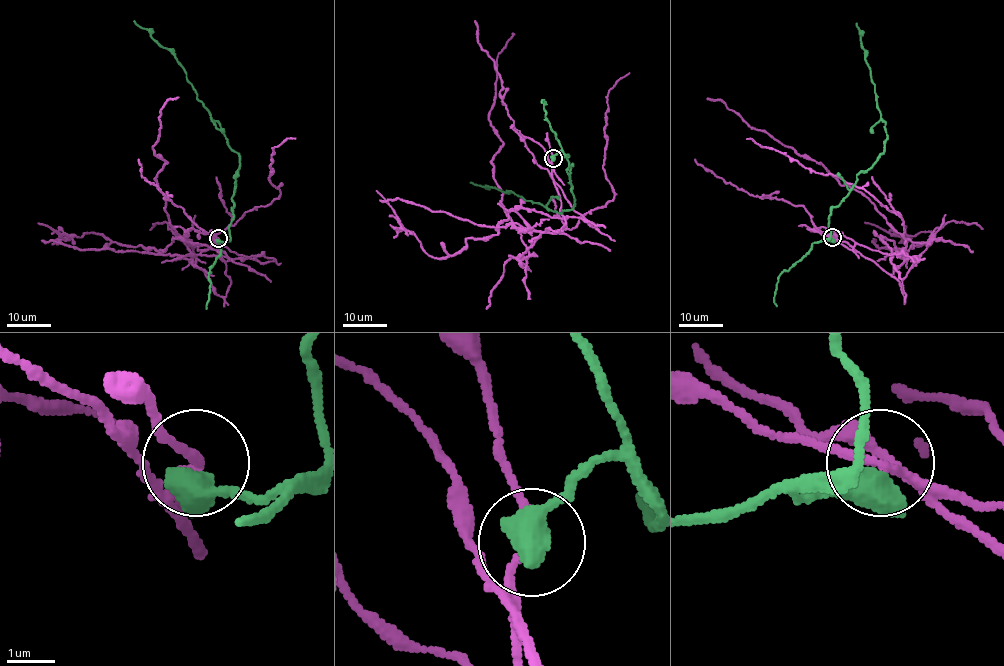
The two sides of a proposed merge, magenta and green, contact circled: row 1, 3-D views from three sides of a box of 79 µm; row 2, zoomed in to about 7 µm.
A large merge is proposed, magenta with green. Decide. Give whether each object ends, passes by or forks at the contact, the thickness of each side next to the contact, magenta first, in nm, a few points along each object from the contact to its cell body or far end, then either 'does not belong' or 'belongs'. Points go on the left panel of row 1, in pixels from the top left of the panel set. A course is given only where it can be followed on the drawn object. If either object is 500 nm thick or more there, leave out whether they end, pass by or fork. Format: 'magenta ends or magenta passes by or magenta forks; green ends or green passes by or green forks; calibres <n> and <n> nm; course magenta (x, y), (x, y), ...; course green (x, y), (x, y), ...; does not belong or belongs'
calibres 170 and 650 nm; course magenta (218, 239), (230, 280), (224, 299), (157, 189), (167, 162), (153, 150), (158, 118), (178, 96); course green (217, 239), (224, 242), (230, 238), (228, 226), (239, 155), (197, 99), (175, 55), (134, 21); does not belong

